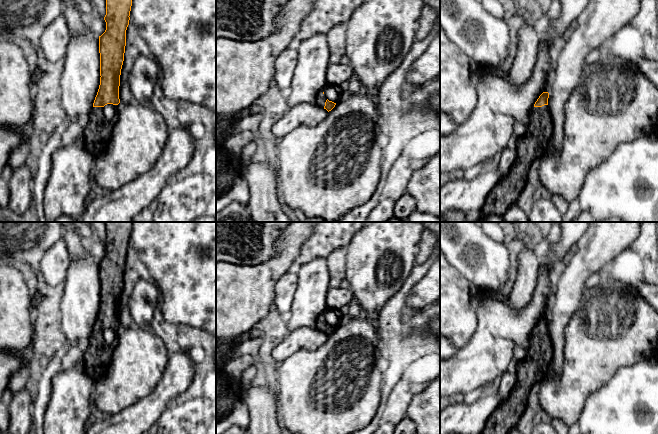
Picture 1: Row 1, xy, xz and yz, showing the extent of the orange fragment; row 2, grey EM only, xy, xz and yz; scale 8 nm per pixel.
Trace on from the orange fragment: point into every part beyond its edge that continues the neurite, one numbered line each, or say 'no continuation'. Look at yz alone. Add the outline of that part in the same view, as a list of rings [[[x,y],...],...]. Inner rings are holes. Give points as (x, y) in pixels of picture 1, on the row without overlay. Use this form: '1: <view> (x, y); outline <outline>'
1: yz (533, 367); outline [[[548,329],[542,331],[534,331],[532,339],[527,346],[527,355],[519,361],[516,369],[517,382],[512,389],[509,397],[502,401],[490,418],[484,425],[481,434],[508,434],[514,427],[517,426],[520,417],[525,411],[527,399],[531,389],[536,383],[540,383],[548,372],[548,366],[553,357],[553,349],[551,337]]]

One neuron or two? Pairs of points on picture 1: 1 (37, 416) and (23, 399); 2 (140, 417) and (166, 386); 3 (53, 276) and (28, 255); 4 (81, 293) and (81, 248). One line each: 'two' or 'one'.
1: two
2: one
3: two
4: two

